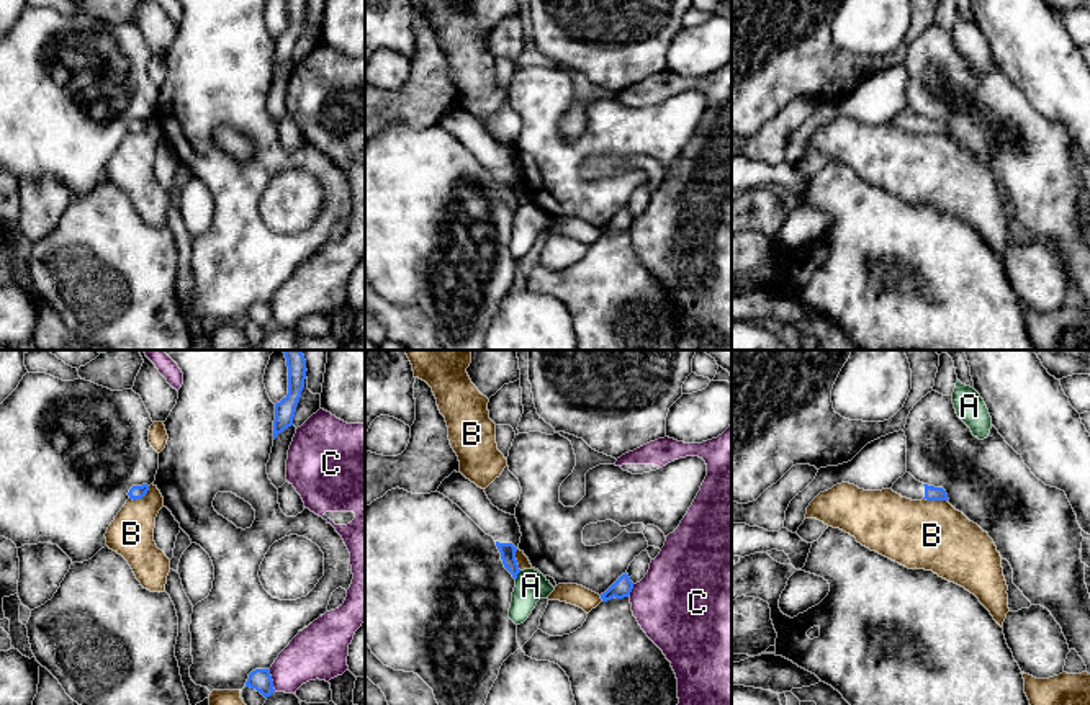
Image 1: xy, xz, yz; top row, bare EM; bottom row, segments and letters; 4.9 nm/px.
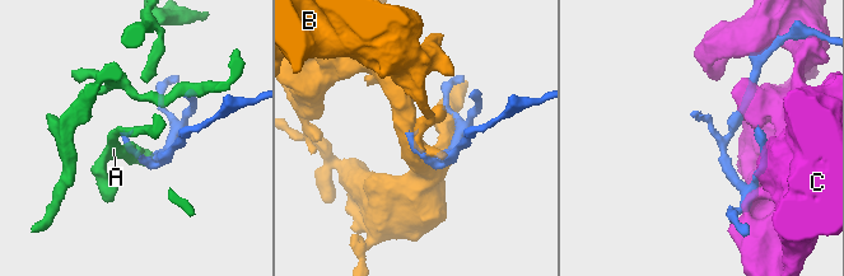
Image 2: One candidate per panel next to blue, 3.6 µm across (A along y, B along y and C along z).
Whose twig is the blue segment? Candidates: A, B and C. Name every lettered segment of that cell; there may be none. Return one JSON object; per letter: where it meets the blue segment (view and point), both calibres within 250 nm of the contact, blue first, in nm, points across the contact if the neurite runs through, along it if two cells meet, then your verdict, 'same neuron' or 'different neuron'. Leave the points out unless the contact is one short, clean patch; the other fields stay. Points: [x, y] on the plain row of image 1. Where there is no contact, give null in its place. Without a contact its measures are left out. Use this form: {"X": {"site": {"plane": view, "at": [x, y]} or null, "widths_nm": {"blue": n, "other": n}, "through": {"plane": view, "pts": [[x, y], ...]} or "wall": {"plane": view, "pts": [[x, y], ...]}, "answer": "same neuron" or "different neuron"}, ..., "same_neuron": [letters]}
{"A": {"site": {"plane": "xz", "at": [516, 210]}, "widths_nm": {"blue": 80, "other": 160}, "answer": "different neuron"}, "B": {"site": {"plane": "xy", "at": [141, 131]}, "widths_nm": {"blue": 70, "other": 220}, "answer": "different neuron"}, "C": {"site": {"plane": "xy", "at": [272, 314]}, "widths_nm": {"blue": 110, "other": 260}, "answer": "different neuron"}, "same_neuron": []}

